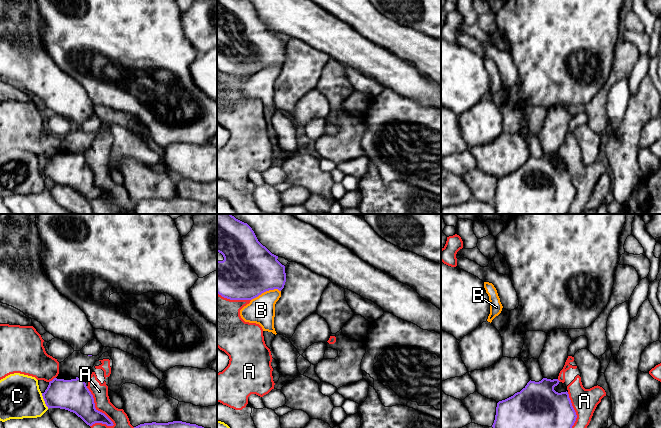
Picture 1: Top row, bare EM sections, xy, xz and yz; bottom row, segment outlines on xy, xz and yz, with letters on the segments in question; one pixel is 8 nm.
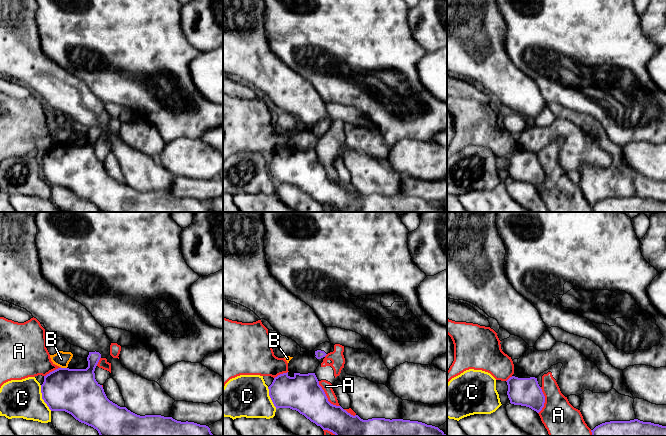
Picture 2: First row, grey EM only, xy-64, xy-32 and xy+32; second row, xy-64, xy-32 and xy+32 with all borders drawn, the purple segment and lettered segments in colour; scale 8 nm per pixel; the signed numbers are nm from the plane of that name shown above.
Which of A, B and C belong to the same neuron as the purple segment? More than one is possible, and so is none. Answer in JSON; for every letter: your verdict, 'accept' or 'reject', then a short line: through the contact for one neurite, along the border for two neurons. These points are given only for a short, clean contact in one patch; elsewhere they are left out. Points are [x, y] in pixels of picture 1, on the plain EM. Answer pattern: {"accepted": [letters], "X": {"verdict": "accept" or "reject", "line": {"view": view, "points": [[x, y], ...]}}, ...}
{"accepted": [], "A": {"verdict": "reject"}, "B": {"verdict": "reject"}, "C": {"verdict": "reject"}}

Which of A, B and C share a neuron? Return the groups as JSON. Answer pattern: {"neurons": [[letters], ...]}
{"neurons": [["A"], ["B"], ["C"]]}

